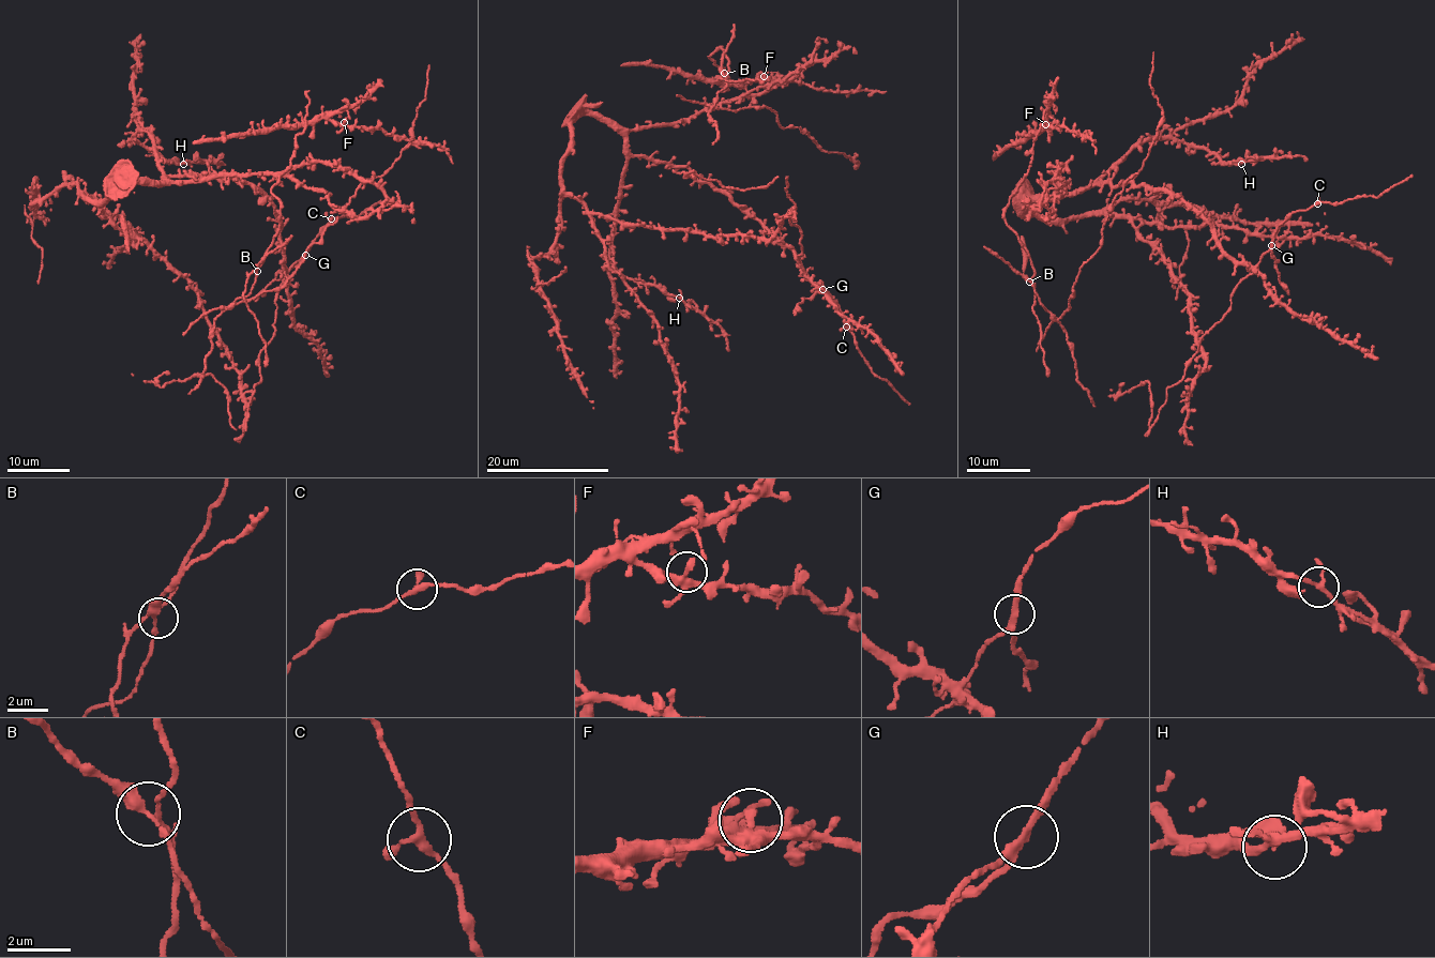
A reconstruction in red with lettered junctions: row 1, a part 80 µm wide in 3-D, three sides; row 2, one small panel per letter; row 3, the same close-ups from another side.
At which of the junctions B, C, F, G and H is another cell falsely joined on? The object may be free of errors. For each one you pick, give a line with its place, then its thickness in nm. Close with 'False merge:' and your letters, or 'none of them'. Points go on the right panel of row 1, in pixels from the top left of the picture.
G: place (1271, 245); calibre 220 nm
False merge: G

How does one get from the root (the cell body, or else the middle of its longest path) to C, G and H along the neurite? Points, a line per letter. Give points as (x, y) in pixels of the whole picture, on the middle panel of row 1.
C: (695, 117), (633, 128), (628, 148), (688, 168), (761, 223), (791, 249), (807, 279), (830, 293), (846, 327)
G: (695, 117), (633, 128), (628, 148), (681, 165), (719, 188), (784, 242), (807, 279), (821, 288)
H: (695, 117), (638, 127), (628, 133), (612, 241), (614, 268), (627, 276), (651, 283), (679, 298)

